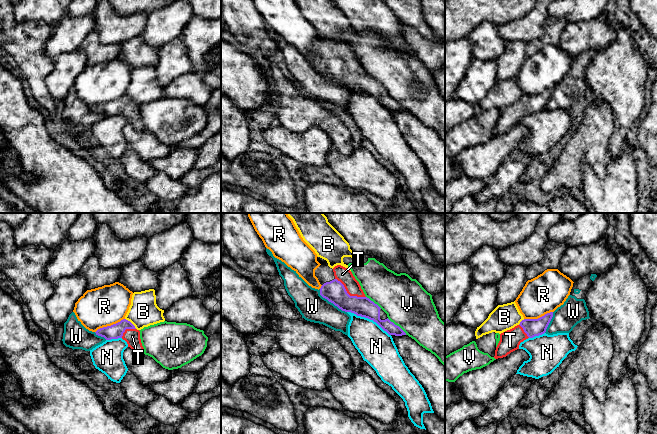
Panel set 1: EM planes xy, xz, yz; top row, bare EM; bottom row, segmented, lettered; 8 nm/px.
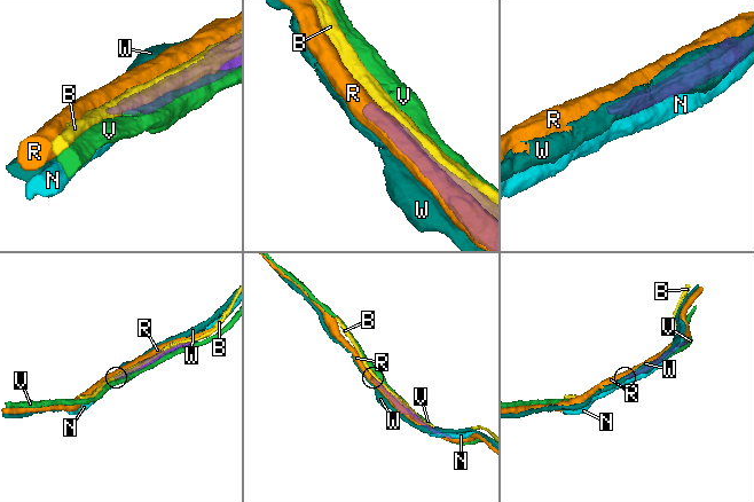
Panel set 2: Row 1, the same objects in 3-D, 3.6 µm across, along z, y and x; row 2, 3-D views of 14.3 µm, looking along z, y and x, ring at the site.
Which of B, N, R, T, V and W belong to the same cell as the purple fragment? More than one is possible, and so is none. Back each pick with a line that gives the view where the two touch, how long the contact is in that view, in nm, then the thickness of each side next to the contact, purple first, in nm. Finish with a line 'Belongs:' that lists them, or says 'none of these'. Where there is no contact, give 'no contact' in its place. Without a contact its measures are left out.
T: contact in xz; length 300 nm; calibres 180 and 120 nm
Belongs: T

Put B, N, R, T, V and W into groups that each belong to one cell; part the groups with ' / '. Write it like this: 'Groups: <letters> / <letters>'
Groups: B / N / R / T / V / W

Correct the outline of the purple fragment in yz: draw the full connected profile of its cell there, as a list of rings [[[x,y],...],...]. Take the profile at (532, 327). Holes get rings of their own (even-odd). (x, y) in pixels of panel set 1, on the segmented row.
[[[550,312],[538,319],[524,319],[519,325],[501,333],[494,358],[506,357],[519,349],[520,343],[524,340],[544,334],[552,317],[553,312]]]

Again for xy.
[[[126,319],[111,326],[100,328],[95,333],[98,336],[104,337],[106,340],[122,338],[136,354],[144,354],[140,331]]]

